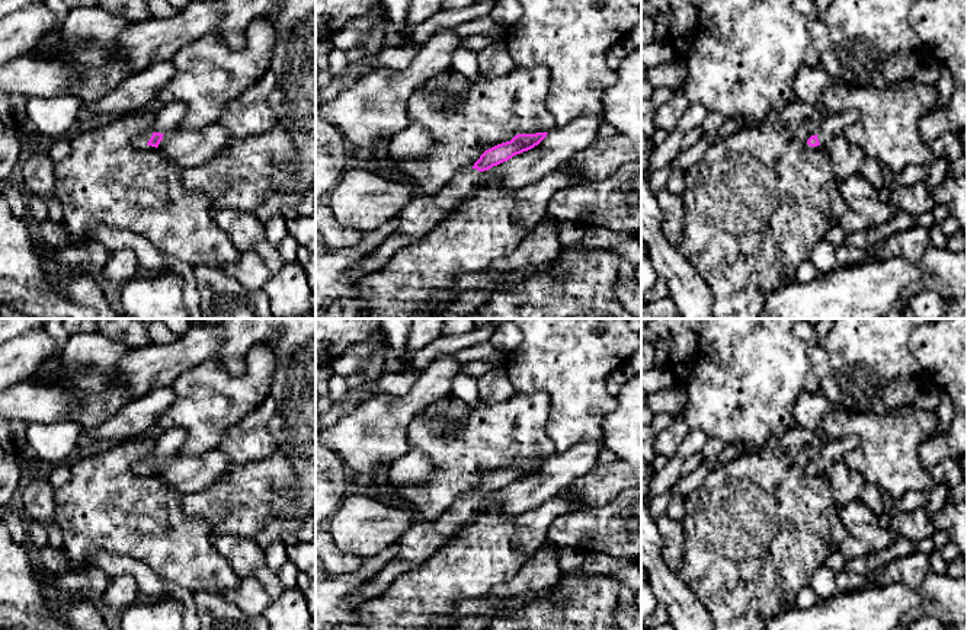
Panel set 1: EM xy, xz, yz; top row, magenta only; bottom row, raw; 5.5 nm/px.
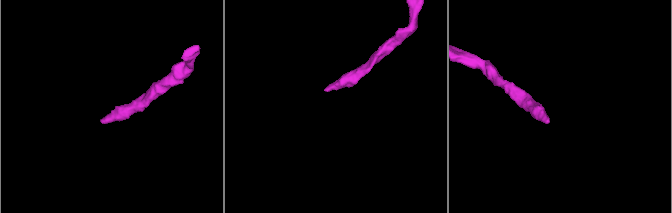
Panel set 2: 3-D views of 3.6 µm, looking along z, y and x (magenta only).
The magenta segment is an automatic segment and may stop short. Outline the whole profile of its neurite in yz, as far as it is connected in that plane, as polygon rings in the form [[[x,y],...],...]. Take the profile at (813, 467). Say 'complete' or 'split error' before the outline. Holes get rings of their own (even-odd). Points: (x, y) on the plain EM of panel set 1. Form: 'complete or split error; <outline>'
split error; [[[856,436],[823,438],[822,452],[816,461],[807,466],[810,473],[817,473],[827,466],[839,463],[843,457],[859,445]]]

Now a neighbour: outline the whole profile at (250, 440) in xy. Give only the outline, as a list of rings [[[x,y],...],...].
[[[269,394],[262,396],[260,404],[253,412],[237,425],[230,426],[218,450],[225,452],[233,464],[252,463],[273,454],[276,445],[268,423],[275,410],[273,399]]]

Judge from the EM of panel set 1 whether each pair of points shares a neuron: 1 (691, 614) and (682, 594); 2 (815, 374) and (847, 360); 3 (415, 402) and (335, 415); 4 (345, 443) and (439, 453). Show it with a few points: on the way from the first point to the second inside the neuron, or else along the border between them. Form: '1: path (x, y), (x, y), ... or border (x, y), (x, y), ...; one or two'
1: path (687, 610), (682, 605), (682, 598); one
2: border (819, 344), (829, 363), (829, 373), (820, 390); two
3: border (374, 395), (356, 403), (330, 427); two
4: border (420, 412), (409, 425), (407, 444); two

